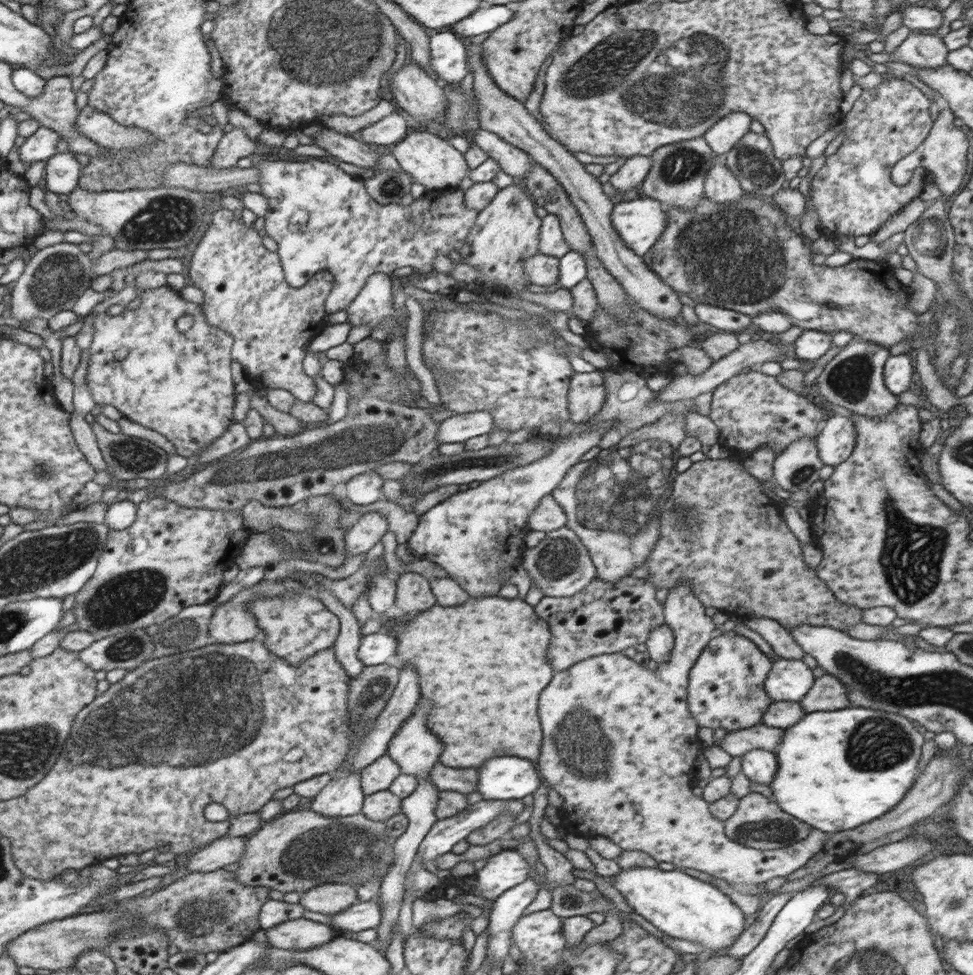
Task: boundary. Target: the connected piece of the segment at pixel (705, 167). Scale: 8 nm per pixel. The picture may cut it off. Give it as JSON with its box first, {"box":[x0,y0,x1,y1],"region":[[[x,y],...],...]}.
{"box":[642,136,715,209],"region":[[[703,136],[654,150],[651,155],[653,162],[650,171],[642,184],[644,196],[660,201],[665,207],[680,207],[680,209],[698,207],[698,200],[705,194],[705,177],[715,156]]]}

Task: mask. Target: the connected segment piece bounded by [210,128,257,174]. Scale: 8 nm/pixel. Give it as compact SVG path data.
M234 128L232 132L222 136L217 155L211 161L211 172L215 174L236 167L241 158L252 156L256 147L257 142L248 137L244 128Z

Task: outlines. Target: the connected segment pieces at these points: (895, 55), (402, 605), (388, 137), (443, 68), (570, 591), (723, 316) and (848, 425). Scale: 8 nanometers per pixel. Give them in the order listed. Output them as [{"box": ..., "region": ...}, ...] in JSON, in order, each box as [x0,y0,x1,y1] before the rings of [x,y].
[{"box":[869,32,949,69],"region":[[[910,32],[892,53],[871,53],[869,58],[875,63],[899,61],[920,69],[936,69],[948,63],[949,51],[938,35]]]},{"box":[395,572,437,614],"region":[[[406,572],[397,578],[395,605],[405,614],[429,610],[437,605],[430,581],[415,572]]]},{"box":[361,113,409,146],"region":[[[392,113],[361,131],[362,143],[388,146],[401,142],[409,130],[406,120],[402,116]]]},{"box":[429,32,467,83],"region":[[[452,32],[429,37],[430,66],[441,82],[460,83],[466,76],[467,40]]]},{"box":[521,526,597,597],"region":[[[566,526],[546,533],[546,537],[537,546],[526,548],[521,556],[521,565],[528,572],[529,578],[536,582],[536,586],[542,590],[544,597],[573,596],[597,578],[597,568],[586,546],[576,536],[576,533]]]},{"box":[694,303,752,333],"region":[[[696,303],[694,310],[700,321],[716,326],[720,330],[728,330],[728,332],[738,333],[752,324],[751,316],[710,304]]]},{"box":[816,415,856,465],"region":[[[833,415],[822,423],[824,428],[816,436],[818,456],[825,465],[842,464],[856,446],[856,428],[854,420],[848,416]]]}]

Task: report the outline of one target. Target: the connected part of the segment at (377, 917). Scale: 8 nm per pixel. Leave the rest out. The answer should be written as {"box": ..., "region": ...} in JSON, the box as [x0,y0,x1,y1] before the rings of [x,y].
{"box":[330,898,382,932],"region":[[[372,898],[368,902],[356,902],[346,909],[330,915],[332,926],[336,931],[350,930],[360,932],[367,928],[376,928],[382,921],[382,908],[378,898]]]}

